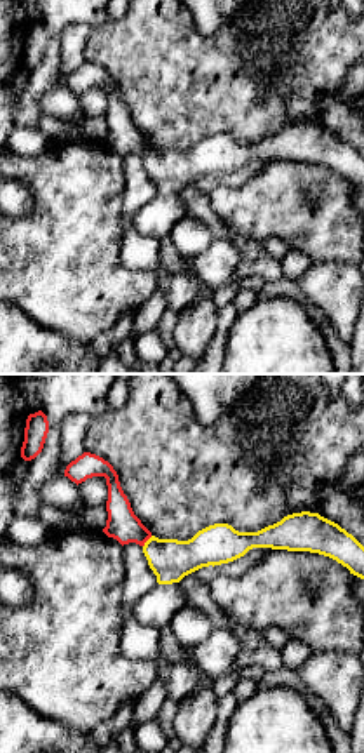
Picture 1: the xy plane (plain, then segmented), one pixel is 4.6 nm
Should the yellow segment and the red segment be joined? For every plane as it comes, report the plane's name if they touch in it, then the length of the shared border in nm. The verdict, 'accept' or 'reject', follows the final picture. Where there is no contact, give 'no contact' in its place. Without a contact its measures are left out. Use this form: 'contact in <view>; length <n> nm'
contact in xy; length 70 nm

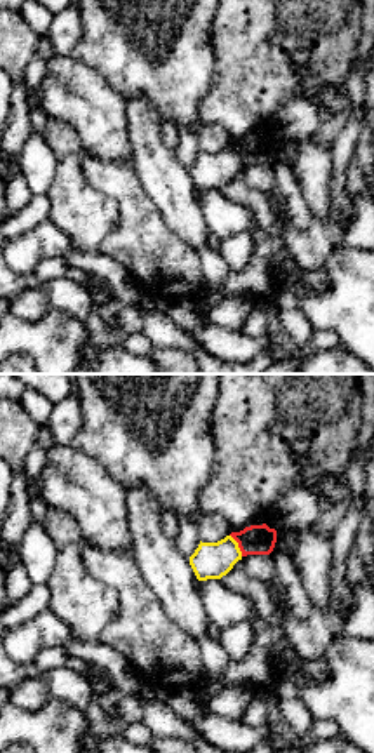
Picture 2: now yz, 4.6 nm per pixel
contact in yz; length 120 nm

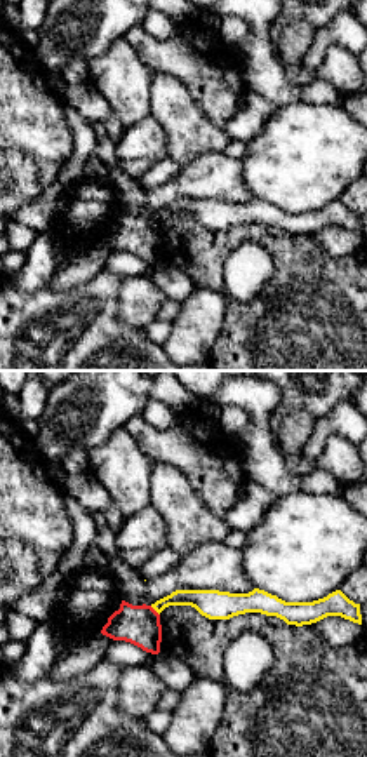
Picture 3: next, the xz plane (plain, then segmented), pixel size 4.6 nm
contact in xz; length 60 nm

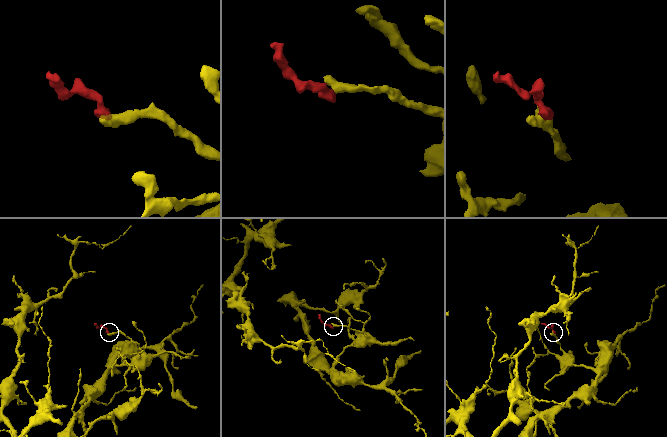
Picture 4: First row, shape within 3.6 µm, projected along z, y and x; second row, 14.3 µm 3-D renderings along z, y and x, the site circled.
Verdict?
reject

